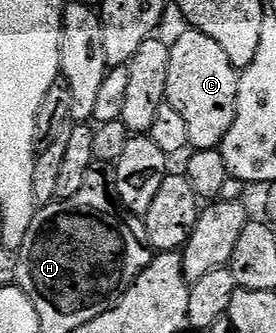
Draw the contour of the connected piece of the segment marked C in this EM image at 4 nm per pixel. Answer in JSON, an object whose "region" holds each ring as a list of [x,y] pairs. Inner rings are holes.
{"region":[[[189,30],[170,45],[170,70],[166,74],[166,100],[182,114],[190,134],[190,145],[196,152],[219,149],[228,131],[234,126],[240,76],[238,69],[226,58],[226,50],[206,34]]]}

